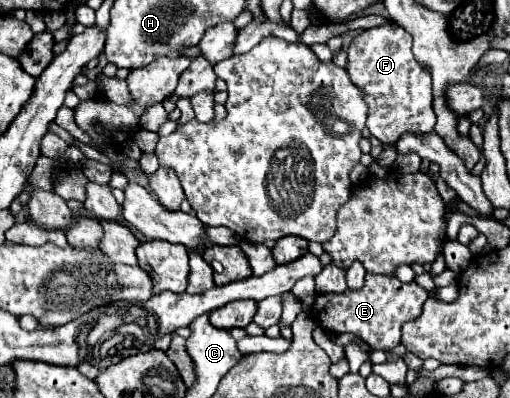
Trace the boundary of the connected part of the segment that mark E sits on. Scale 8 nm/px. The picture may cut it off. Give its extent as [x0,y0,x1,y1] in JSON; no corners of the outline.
[310,273,430,351]

